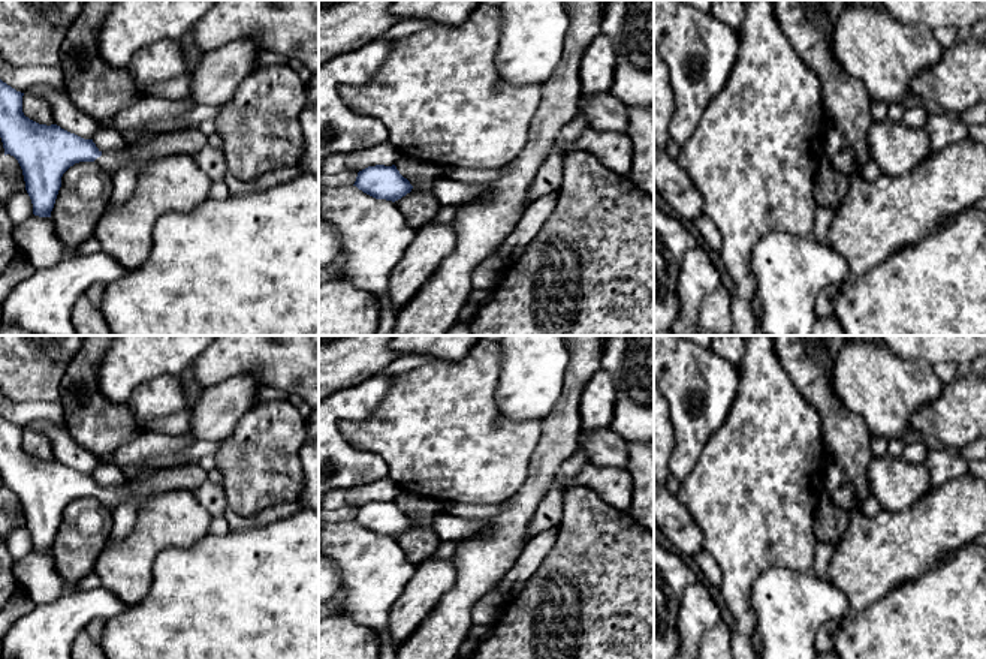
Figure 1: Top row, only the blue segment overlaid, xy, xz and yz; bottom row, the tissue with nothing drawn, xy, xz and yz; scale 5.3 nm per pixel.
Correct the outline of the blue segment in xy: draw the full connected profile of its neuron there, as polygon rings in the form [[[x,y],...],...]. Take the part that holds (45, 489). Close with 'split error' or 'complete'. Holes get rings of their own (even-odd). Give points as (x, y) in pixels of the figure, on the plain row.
[[[0,415],[0,473],[4,491],[13,491],[24,511],[33,550],[51,553],[63,509],[79,497],[96,497],[109,511],[130,499],[154,493],[195,490],[208,481],[197,463],[165,467],[159,473],[124,485],[102,488],[93,475],[84,475],[57,460],[39,460],[22,448],[24,428]]]; split error

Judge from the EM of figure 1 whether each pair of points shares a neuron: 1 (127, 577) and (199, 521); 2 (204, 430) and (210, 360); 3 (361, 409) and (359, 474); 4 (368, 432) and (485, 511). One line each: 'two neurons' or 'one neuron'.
1: one neuron
2: two neurons
3: one neuron
4: two neurons

